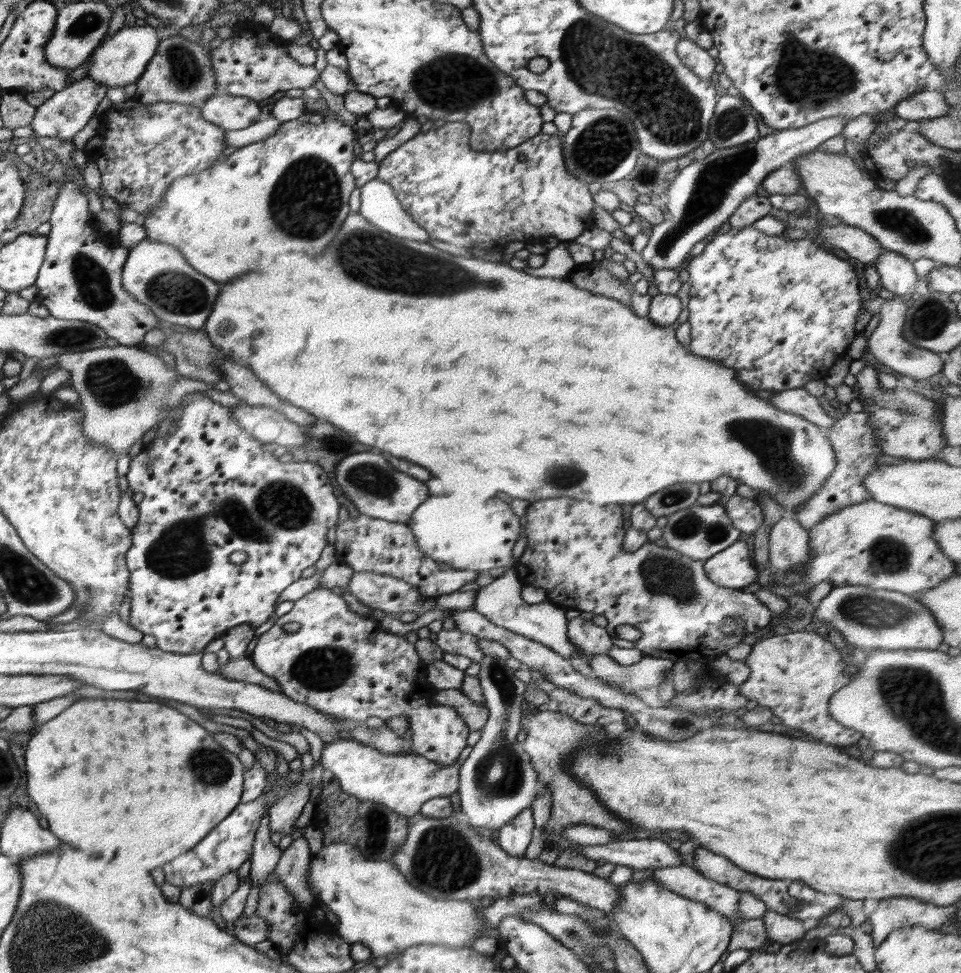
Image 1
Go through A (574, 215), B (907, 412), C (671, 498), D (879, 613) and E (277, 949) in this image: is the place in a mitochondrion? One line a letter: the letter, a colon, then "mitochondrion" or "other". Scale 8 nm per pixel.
A: other
B: mitochondrion
C: mitochondrion
D: mitochondrion
E: other

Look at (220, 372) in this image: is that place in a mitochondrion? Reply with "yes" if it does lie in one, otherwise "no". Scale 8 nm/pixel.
no

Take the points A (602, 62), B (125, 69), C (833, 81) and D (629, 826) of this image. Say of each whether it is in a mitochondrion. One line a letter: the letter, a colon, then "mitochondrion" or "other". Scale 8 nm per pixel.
A: mitochondrion
B: other
C: mitochondrion
D: other

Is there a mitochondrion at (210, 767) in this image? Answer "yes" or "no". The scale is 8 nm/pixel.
yes

